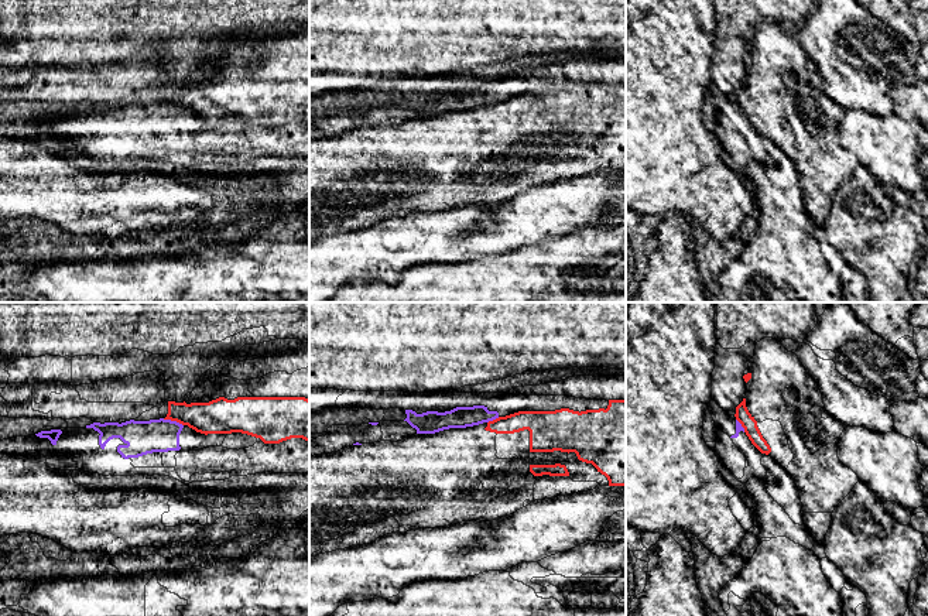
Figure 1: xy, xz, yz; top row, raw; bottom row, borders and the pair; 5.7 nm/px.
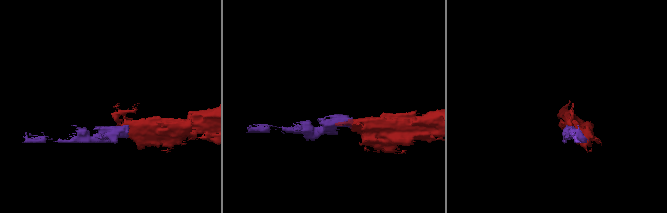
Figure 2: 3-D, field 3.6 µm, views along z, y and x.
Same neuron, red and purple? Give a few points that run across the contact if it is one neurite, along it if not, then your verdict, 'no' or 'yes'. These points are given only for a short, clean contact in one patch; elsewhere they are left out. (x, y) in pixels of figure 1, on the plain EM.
line xy (163, 102), (178, 105), (182, 109); no

